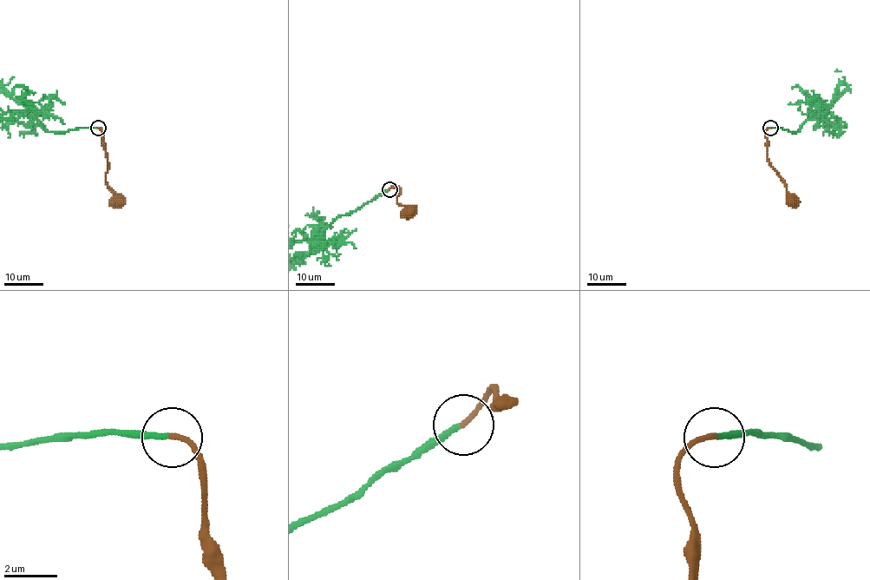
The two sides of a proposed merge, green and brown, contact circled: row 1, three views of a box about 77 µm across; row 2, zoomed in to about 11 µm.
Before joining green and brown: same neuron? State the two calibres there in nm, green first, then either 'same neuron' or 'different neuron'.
calibres 220 and 190 nm; same neuron

